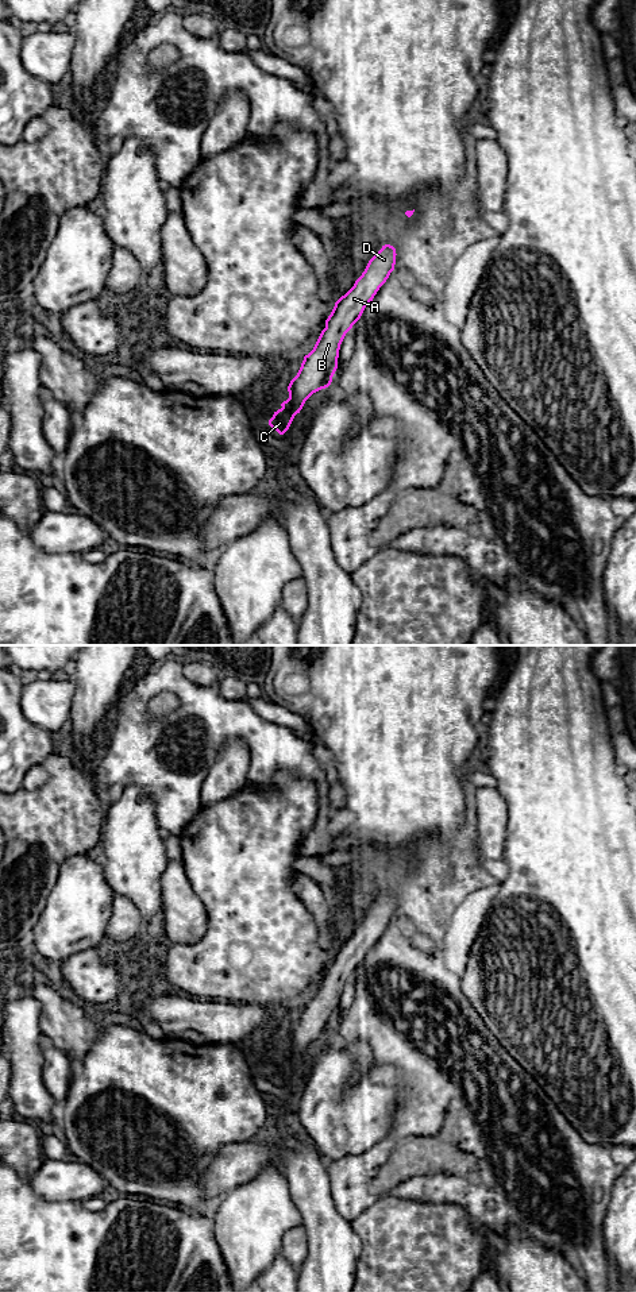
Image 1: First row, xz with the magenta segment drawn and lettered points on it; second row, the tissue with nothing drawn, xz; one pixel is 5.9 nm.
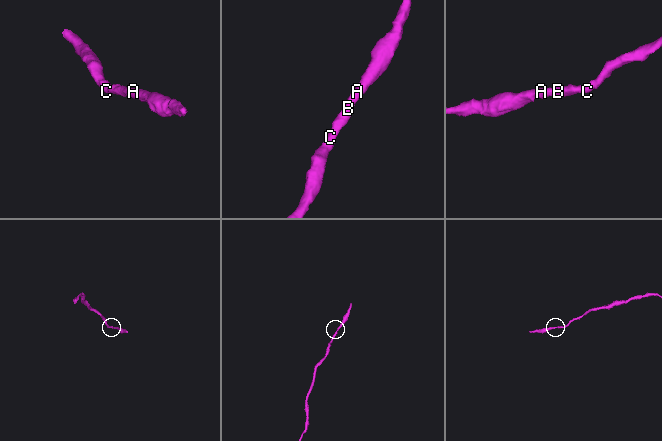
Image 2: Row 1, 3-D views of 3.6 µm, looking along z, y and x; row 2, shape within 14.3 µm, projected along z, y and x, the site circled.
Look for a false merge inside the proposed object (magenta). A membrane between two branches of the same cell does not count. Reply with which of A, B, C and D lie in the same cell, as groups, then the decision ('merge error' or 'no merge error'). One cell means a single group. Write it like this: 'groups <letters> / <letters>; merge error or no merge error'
groups A B C D; no merge error

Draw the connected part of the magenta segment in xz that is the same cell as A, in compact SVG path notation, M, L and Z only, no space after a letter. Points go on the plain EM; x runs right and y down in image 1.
M382 894L354 934L335 950L313 998L304 1004L297 1023L288 1034L289 1046L269 1068L269 1073L280 1083L289 1077L294 1064L313 1041L331 1033L342 990L394 918L396 903L393 894Z

